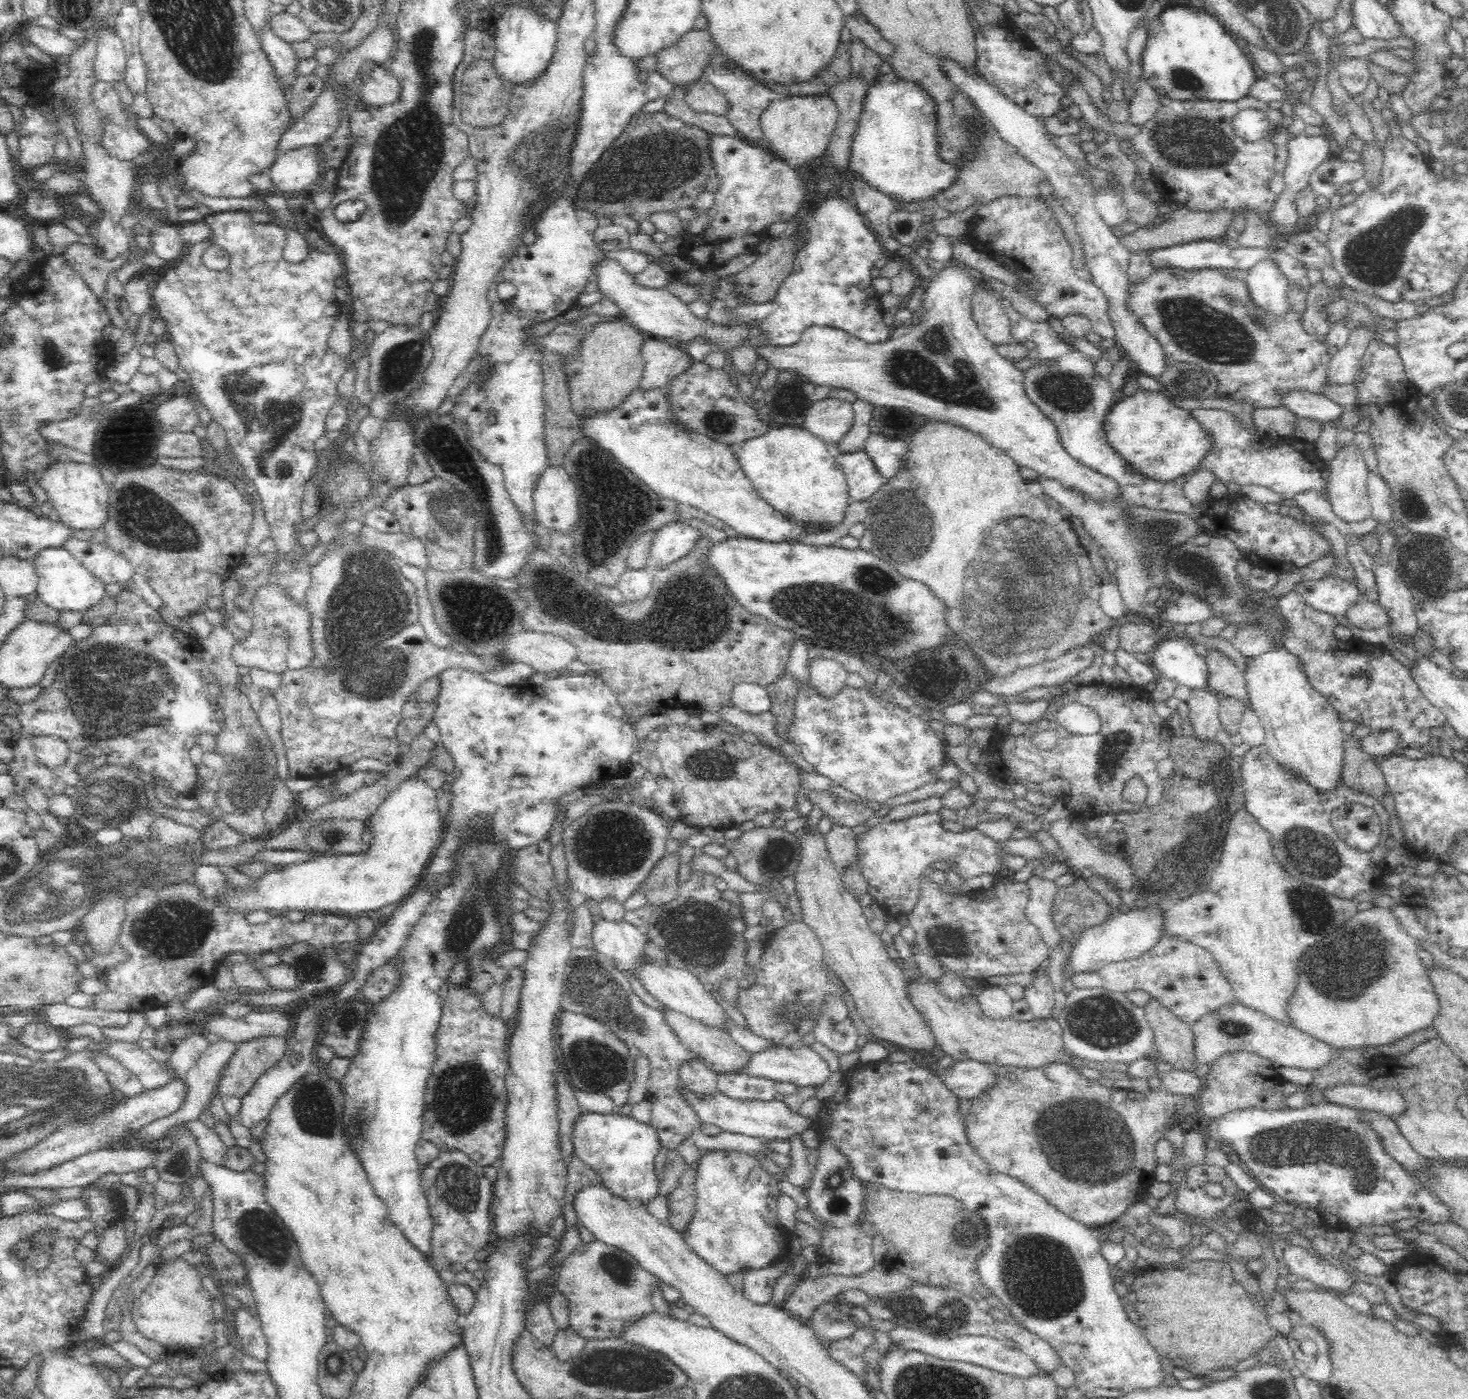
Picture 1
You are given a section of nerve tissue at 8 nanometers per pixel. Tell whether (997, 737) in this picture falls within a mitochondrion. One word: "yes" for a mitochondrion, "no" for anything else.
no

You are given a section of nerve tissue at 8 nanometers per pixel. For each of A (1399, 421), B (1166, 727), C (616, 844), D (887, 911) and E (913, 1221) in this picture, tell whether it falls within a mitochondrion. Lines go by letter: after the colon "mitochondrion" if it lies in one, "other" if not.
A: other
B: other
C: mitochondrion
D: other
E: other

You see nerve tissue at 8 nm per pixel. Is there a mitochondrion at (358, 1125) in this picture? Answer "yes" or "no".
yes

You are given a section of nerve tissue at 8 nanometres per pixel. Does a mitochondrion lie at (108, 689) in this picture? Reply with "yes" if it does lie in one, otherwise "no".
yes

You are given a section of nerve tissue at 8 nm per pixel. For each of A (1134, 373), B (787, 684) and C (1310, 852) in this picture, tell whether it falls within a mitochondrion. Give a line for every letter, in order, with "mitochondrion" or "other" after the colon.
A: other
B: other
C: mitochondrion

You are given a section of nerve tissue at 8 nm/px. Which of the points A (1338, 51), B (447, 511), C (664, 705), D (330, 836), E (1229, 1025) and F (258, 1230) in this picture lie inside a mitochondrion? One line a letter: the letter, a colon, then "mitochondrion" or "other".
A: other
B: mitochondrion
C: other
D: mitochondrion
E: mitochondrion
F: mitochondrion

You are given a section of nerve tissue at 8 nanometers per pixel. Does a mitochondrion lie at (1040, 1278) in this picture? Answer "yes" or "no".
yes

